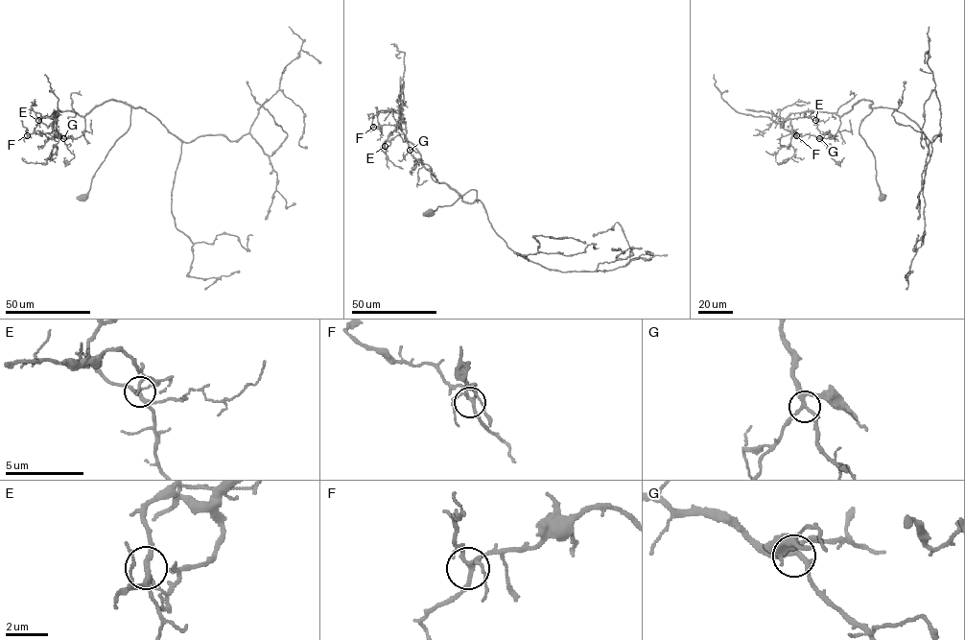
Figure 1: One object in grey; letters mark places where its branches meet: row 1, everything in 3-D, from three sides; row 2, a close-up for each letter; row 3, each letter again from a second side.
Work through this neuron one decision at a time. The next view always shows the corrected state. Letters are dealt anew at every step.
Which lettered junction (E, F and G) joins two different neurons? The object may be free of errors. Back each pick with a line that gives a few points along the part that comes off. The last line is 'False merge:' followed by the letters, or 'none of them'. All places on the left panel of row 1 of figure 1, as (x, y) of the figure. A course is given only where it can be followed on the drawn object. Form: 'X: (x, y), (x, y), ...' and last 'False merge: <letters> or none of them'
E: (38, 120), (45, 117), (54, 119), (57, 132), (74, 156), (65, 165), (65, 157)
False merge: E

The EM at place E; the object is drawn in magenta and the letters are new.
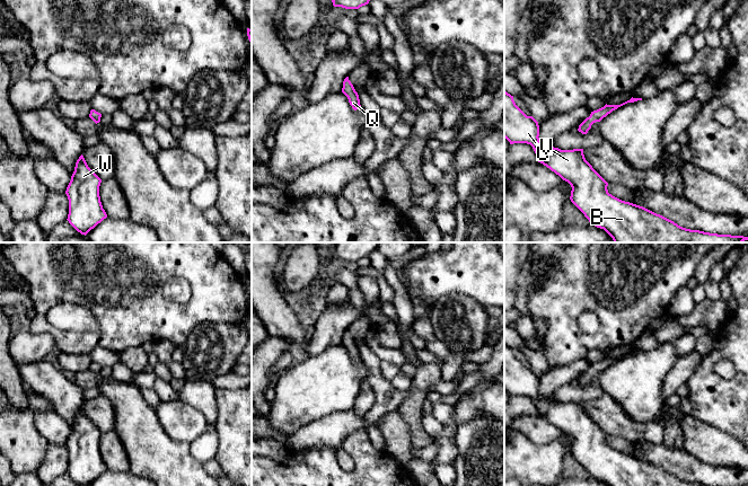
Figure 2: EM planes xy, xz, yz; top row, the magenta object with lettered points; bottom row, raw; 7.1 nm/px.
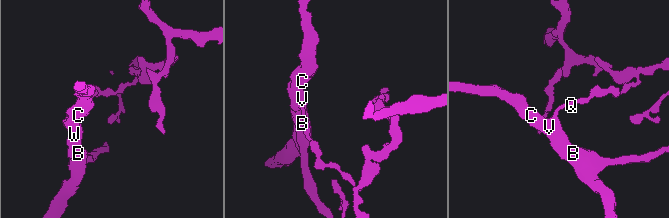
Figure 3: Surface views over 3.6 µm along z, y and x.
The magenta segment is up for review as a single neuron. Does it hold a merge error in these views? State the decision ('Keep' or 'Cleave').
Cleave

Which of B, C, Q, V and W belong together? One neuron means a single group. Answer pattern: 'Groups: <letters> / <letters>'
Groups: B C V W / Q

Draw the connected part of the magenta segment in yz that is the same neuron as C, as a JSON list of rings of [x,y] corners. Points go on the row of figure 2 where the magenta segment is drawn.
[[[504,90],[504,138],[513,143],[530,144],[543,164],[571,187],[571,202],[584,214],[590,224],[604,229],[614,242],[743,242],[748,237],[718,235],[683,228],[674,221],[643,206],[622,201],[608,193],[608,183],[586,160],[583,149],[561,150],[552,143],[539,142],[539,125],[527,116],[514,103],[513,96]]]

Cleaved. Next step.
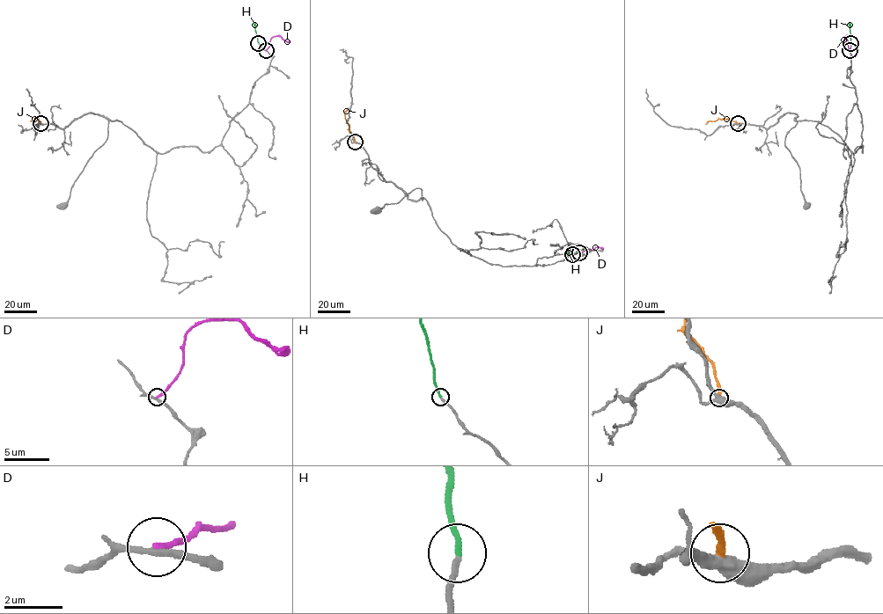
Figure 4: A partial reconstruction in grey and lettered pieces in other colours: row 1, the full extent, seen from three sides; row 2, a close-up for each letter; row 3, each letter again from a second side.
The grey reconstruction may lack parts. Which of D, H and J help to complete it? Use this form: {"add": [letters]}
{"add": ["H"]}

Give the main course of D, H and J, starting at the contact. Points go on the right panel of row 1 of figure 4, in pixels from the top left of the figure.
D: (849, 50), (846, 36), (845, 42)
H: (850, 43), (849, 23)
J: (738, 123), (726, 119), (709, 120), (706, 124)

